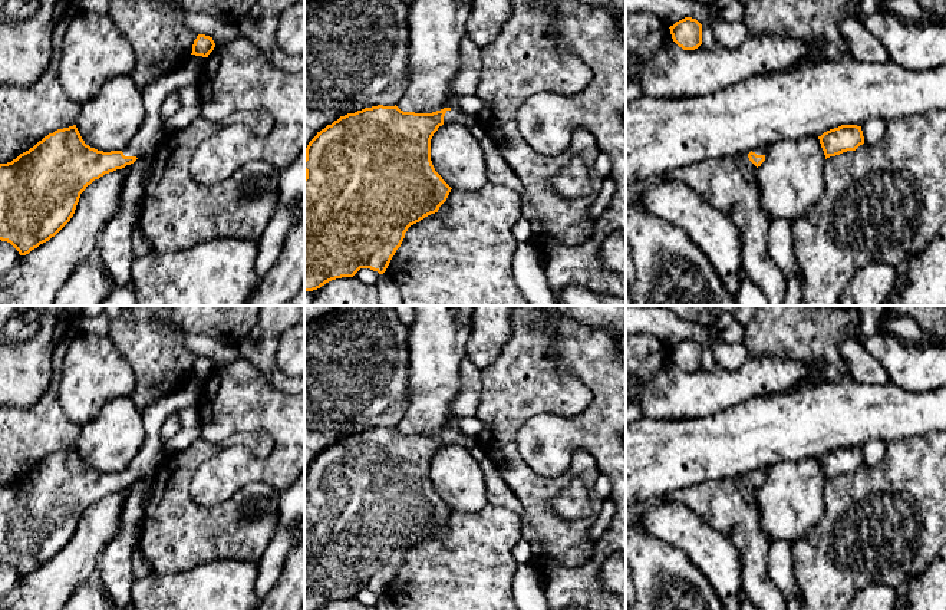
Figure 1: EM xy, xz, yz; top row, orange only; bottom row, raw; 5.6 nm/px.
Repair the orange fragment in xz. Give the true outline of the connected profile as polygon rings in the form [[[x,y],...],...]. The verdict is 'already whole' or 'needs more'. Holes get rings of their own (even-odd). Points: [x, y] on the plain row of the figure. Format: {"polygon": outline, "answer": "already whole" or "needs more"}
{"polygon": [[[372,428],[340,438],[317,454],[304,479],[304,610],[353,599],[360,590],[383,596],[408,550],[438,534],[451,508],[431,482],[431,461],[444,445],[469,449],[475,436],[459,429],[432,435]]], "answer": "needs more"}

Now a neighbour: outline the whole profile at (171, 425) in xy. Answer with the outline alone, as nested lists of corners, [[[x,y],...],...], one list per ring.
[[[177,413],[169,415],[161,426],[161,441],[171,439],[182,428]]]

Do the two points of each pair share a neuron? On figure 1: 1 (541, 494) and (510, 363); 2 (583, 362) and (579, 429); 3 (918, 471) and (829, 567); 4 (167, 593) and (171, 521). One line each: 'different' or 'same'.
1: same
2: same
3: same
4: different

